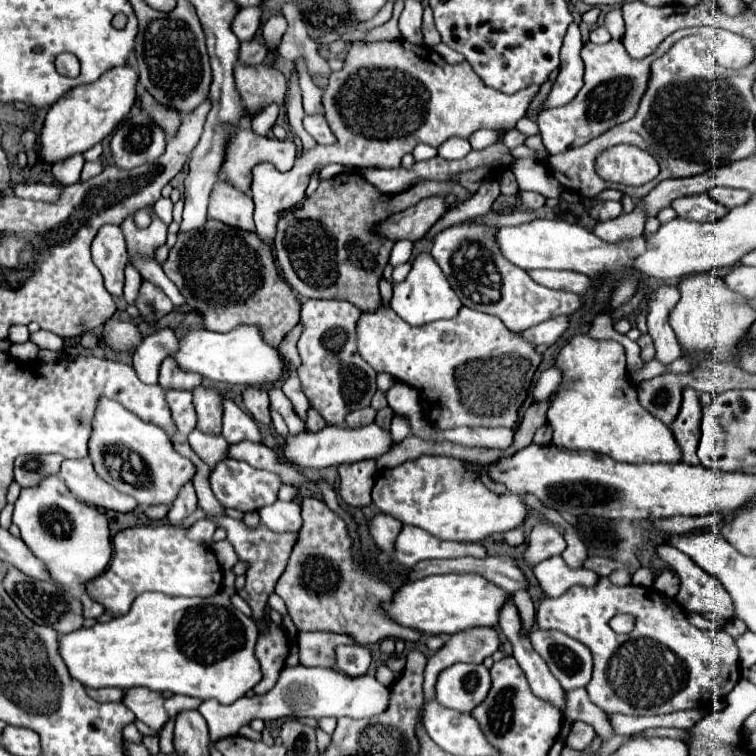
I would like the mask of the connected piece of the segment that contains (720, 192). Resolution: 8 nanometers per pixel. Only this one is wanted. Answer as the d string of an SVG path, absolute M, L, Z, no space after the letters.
M717 186L717 188L709 190L709 196L715 202L721 202L727 210L731 210L735 206L741 206L741 204L749 202L749 198L751 198L751 194L747 190L735 190L735 188L723 188L723 186Z

